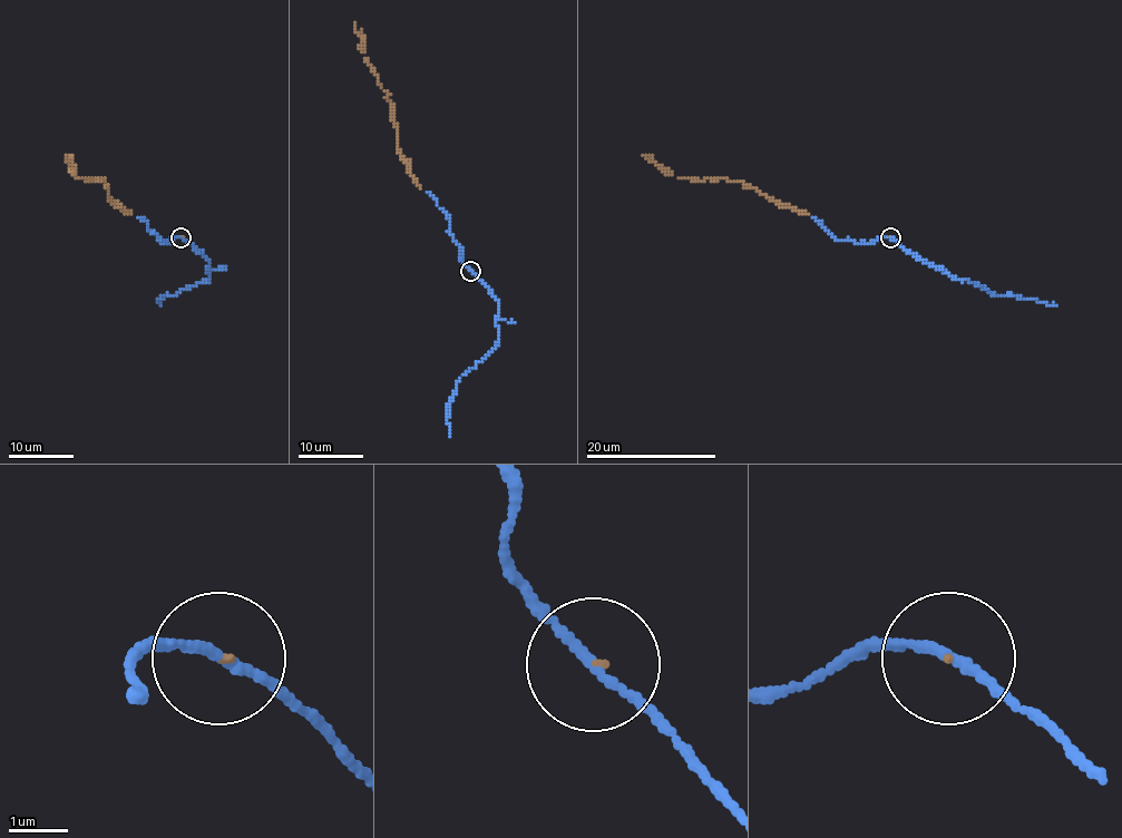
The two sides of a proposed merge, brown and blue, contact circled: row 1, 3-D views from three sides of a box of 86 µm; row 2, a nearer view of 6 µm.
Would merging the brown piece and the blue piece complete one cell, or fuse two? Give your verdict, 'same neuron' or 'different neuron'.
same neuron

